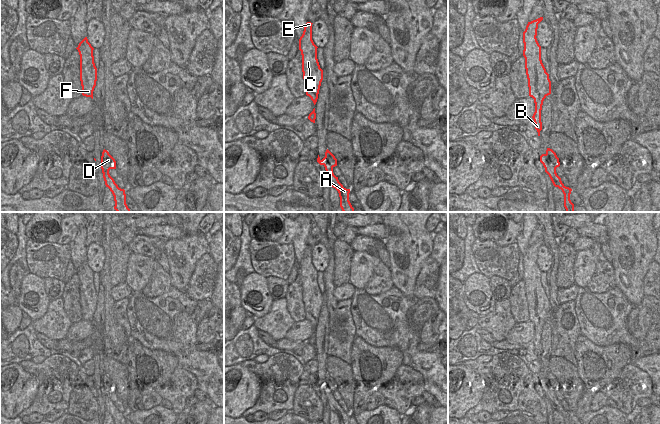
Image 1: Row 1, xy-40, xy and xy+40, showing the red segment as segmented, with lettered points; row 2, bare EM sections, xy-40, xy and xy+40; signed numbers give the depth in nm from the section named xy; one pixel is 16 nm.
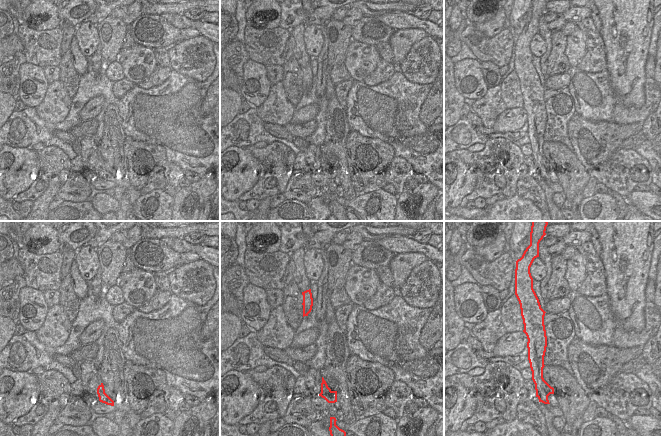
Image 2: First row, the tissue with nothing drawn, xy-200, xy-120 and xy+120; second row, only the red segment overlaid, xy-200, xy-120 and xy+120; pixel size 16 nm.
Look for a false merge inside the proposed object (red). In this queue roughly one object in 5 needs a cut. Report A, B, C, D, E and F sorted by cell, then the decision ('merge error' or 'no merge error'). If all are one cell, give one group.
A B C E F / D; merge error

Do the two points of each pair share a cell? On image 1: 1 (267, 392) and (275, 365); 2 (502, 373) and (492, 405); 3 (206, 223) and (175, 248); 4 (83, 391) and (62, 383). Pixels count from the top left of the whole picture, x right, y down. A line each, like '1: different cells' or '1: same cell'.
1: same cell
2: same cell
3: different cells
4: different cells

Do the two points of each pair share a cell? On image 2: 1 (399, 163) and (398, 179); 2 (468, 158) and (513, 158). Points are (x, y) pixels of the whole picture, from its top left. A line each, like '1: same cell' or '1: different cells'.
1: same cell
2: same cell

